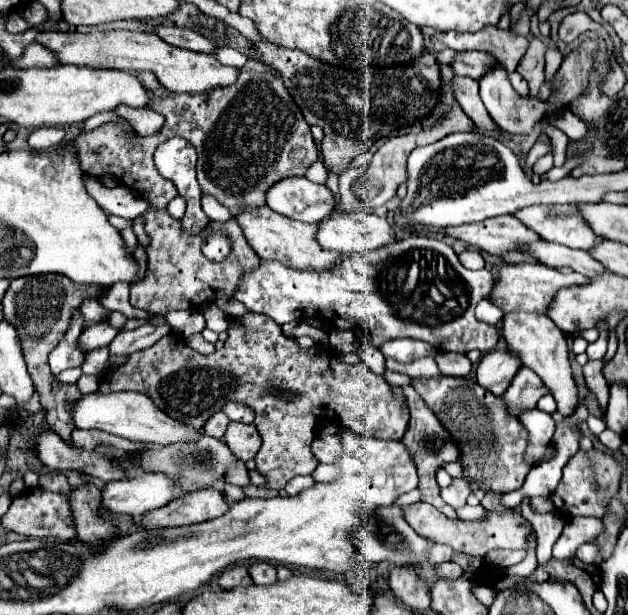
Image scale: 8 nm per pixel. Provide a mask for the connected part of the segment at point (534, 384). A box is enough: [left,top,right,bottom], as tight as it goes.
[500,367,550,419]

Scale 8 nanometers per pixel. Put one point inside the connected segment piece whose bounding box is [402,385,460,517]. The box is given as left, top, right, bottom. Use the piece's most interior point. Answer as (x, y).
(431, 447)

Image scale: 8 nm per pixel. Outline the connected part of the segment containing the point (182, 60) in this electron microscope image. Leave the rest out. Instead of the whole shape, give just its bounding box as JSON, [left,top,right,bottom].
[34,29,238,93]

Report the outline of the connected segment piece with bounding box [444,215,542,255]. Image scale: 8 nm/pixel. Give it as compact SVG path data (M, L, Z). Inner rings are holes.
M500 215L490 217L480 223L468 223L458 227L444 229L446 235L462 239L470 245L476 245L482 251L492 255L504 255L508 251L522 251L530 243L540 241L538 233L518 221L514 215Z

